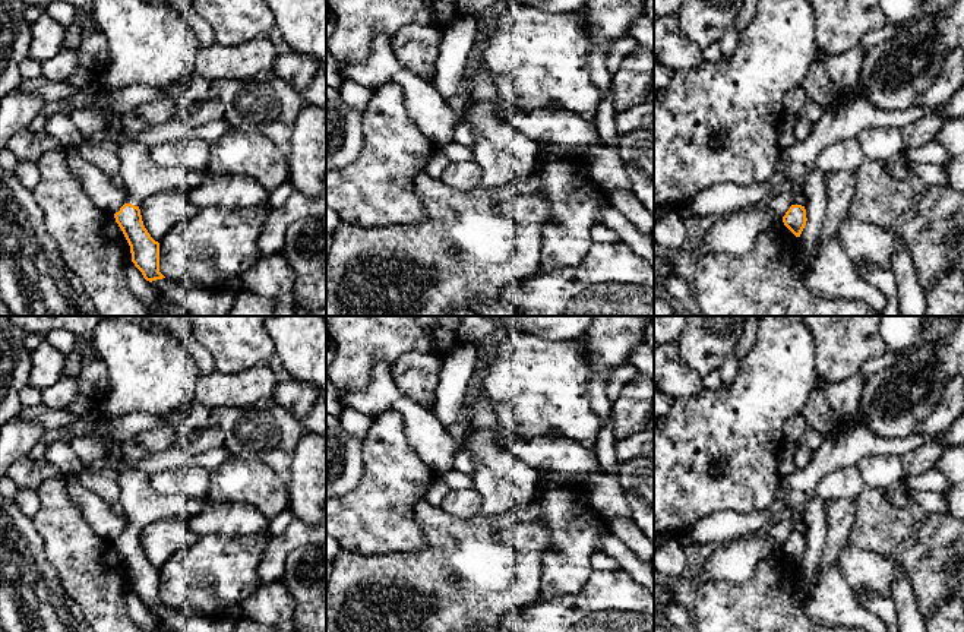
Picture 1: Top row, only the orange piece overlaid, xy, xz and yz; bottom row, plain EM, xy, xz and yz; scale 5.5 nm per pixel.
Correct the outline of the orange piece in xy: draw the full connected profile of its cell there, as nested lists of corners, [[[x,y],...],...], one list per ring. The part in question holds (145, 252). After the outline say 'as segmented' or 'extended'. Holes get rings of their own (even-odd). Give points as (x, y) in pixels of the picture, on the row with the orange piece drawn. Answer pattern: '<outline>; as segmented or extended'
[[[132,140],[118,145],[120,177],[126,192],[126,203],[114,214],[132,253],[132,262],[149,282],[165,278],[159,272],[159,243],[143,225],[140,203],[158,190],[177,186],[200,186],[206,171],[190,171],[176,167],[161,167],[151,158],[151,145]]]; extended

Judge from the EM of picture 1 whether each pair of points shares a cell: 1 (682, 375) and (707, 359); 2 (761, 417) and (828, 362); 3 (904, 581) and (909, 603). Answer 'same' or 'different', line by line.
1: different
2: different
3: same

